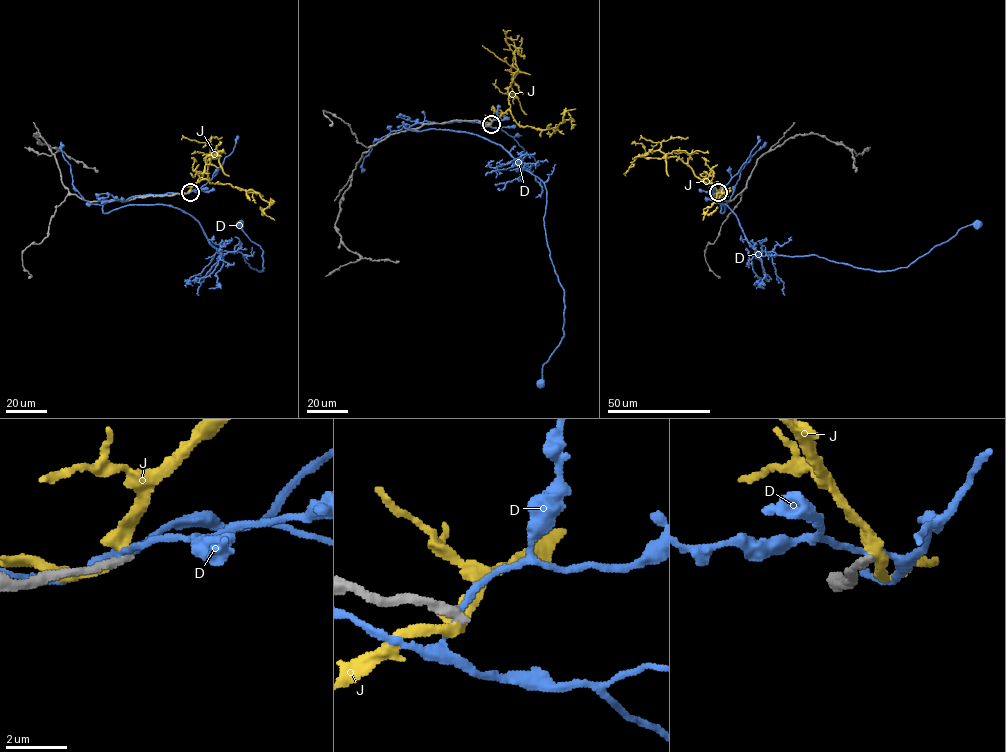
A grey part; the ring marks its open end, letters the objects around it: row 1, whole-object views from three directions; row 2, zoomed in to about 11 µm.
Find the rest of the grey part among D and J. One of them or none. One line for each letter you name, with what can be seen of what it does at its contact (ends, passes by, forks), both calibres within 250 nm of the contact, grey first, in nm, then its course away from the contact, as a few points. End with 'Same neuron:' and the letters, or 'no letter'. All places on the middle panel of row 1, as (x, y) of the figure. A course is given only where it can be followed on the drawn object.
Same neuron: no letter

